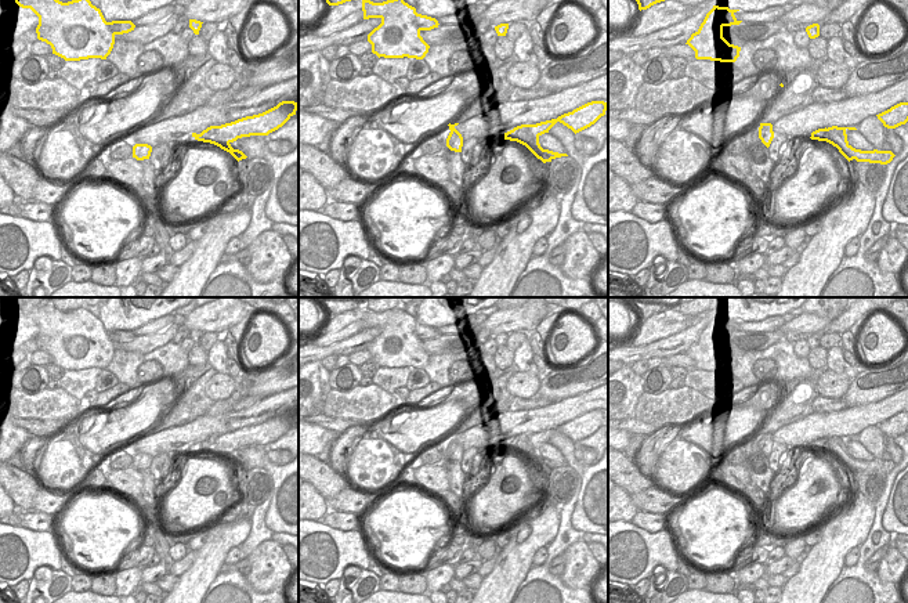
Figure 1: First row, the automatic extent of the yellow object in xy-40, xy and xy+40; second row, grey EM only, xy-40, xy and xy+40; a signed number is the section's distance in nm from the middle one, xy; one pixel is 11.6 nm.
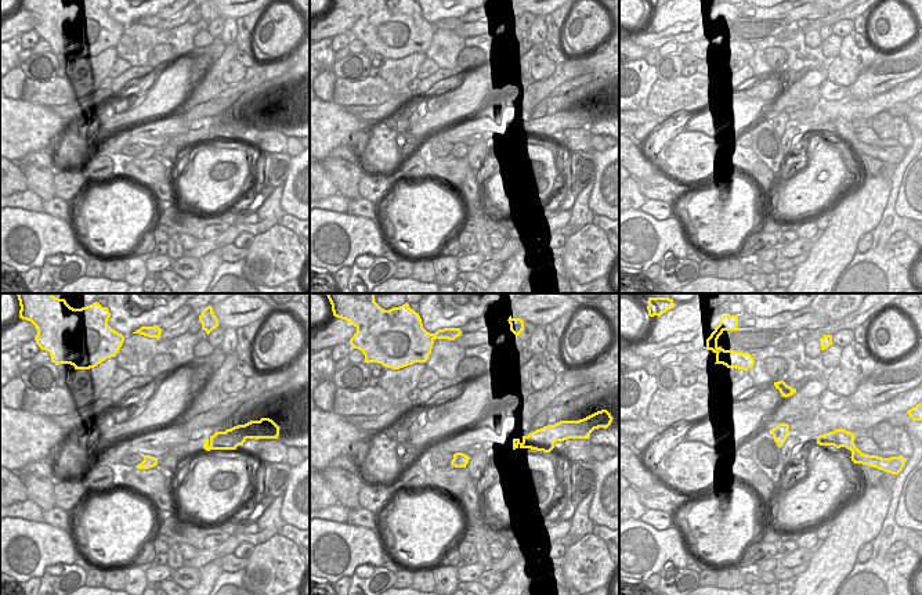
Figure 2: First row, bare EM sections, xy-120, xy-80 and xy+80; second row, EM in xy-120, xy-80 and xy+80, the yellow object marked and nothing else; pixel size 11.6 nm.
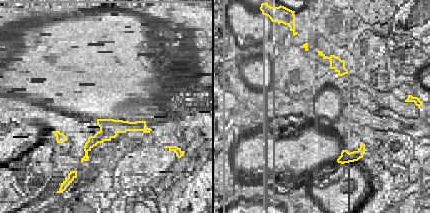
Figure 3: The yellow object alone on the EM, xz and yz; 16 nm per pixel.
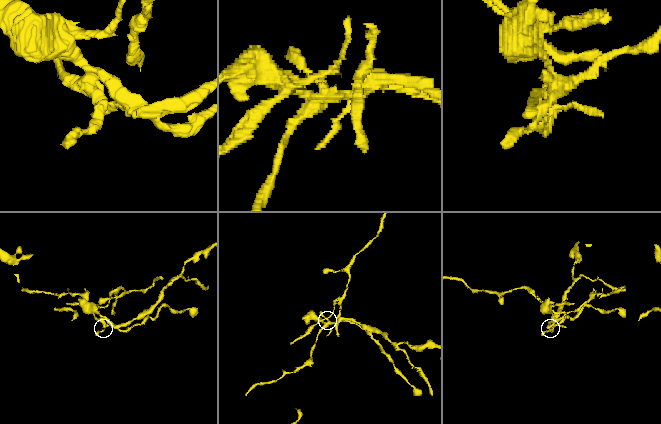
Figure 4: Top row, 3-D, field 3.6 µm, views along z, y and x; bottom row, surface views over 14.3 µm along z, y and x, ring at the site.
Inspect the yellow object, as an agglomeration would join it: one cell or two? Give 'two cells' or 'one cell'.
two cells

